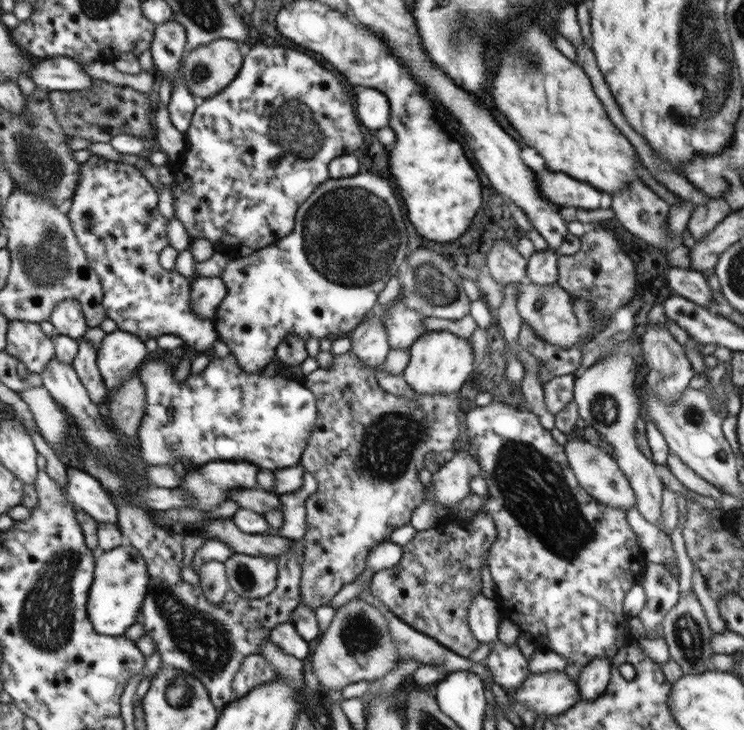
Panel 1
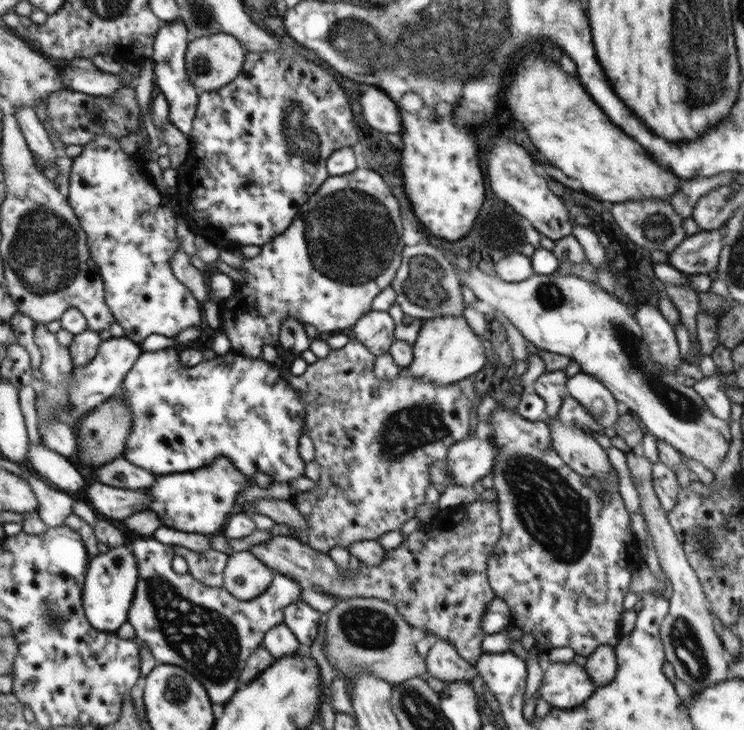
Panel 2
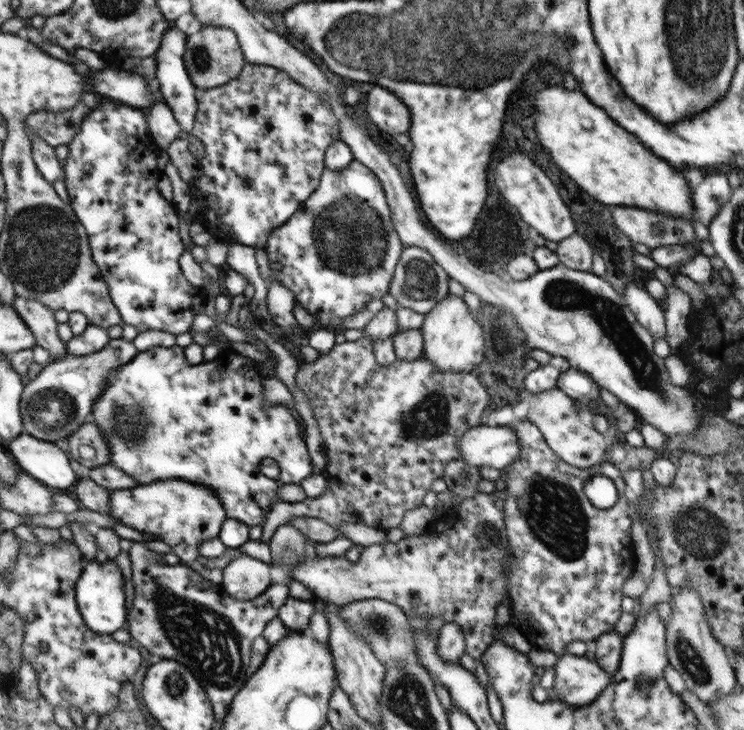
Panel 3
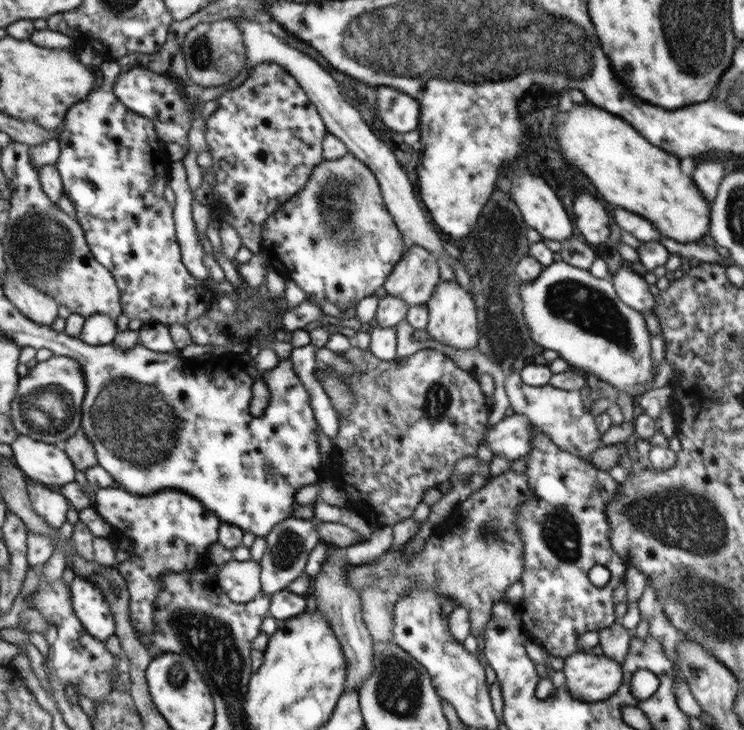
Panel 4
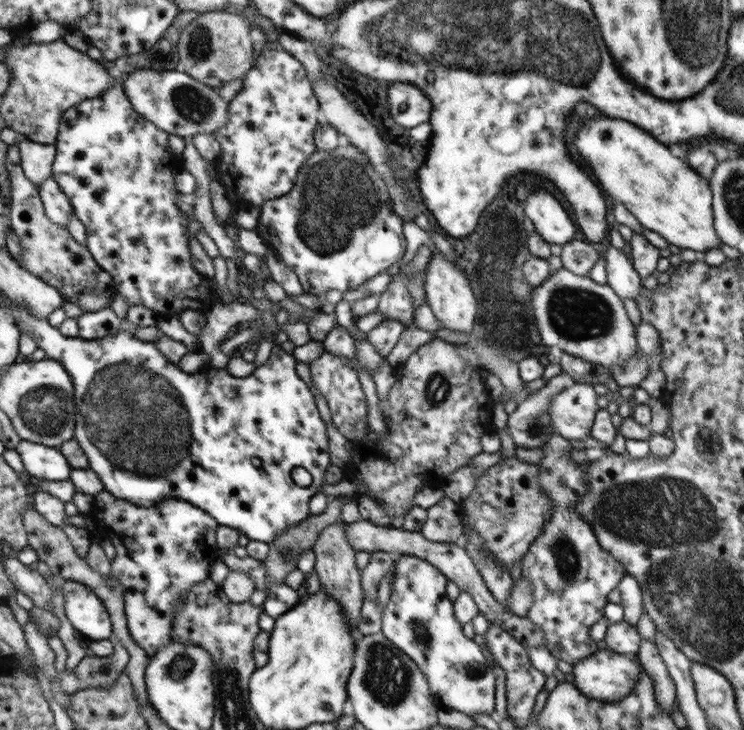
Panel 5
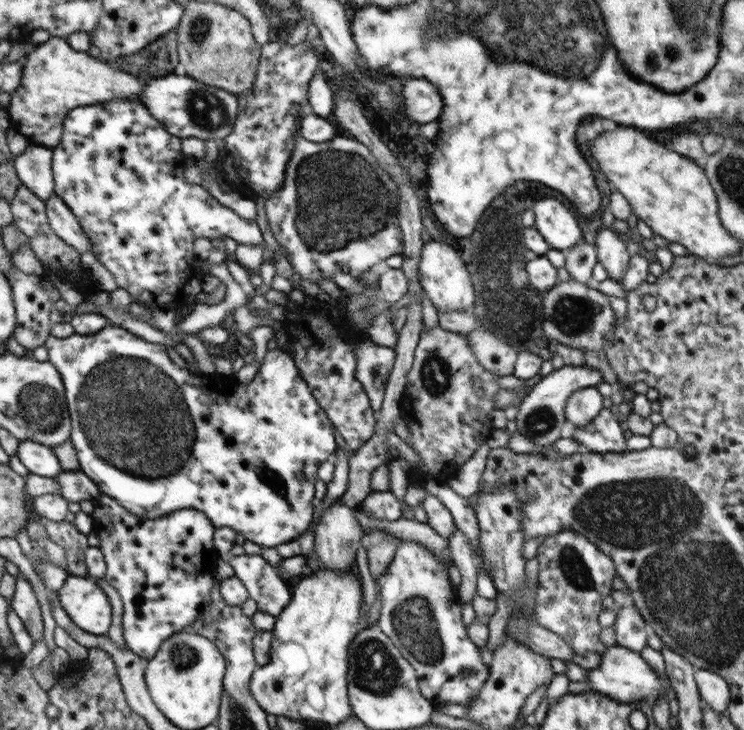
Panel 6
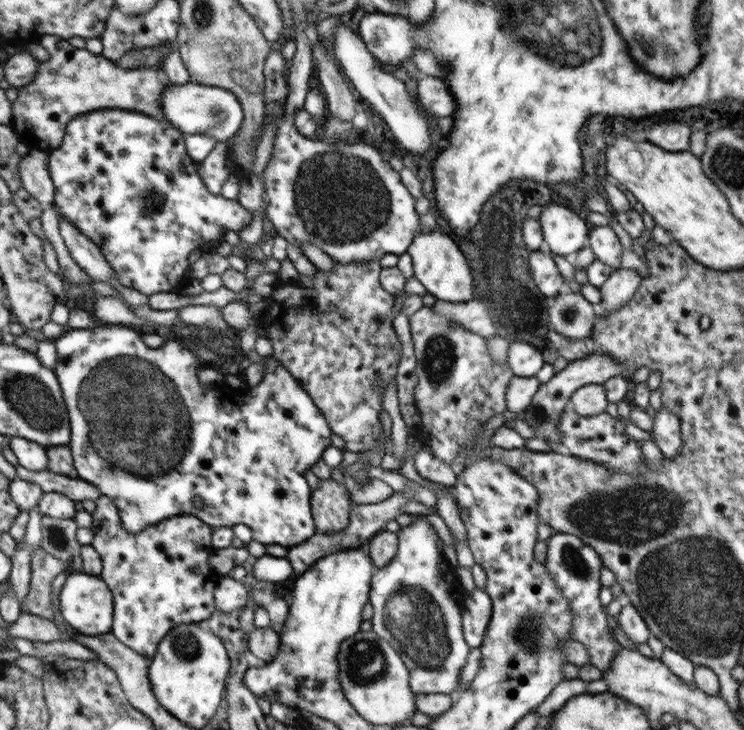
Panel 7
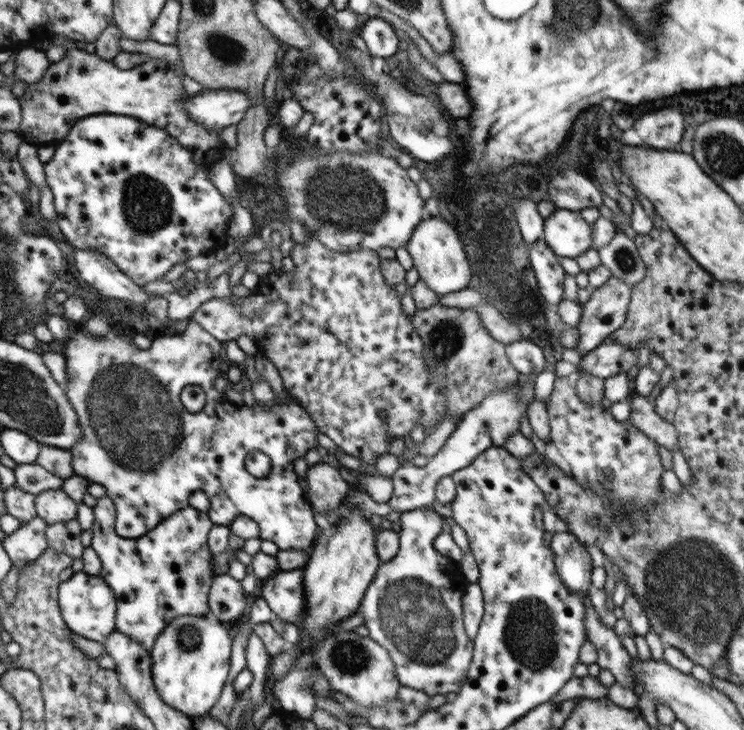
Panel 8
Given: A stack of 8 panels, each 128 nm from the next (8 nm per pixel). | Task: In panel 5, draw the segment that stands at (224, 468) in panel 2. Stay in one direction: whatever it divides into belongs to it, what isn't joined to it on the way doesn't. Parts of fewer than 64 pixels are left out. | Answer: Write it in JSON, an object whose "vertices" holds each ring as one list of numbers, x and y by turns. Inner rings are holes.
{"vertices":[[106,489,94,495,93,508,94,512,98,512,100,526,104,529,103,536,108,536,115,546,116,557,111,562,110,575,120,580,123,586,128,630,140,649,153,657,159,651,162,640,171,636,175,612,181,607,183,596,208,576,204,556,208,556,206,552,217,543,218,521,204,509,196,508,196,505,184,500,164,500,152,508,142,508,126,500,118,500]]}

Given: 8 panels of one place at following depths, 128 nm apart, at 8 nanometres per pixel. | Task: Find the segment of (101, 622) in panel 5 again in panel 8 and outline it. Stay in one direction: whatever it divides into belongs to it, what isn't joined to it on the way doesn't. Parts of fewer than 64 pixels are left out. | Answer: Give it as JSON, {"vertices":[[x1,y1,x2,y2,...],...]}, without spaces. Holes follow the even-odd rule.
{"vertices":[[84,571,74,574,64,581,64,588,60,588,60,608,64,608,64,620,67,627,76,634,104,643,108,635,116,631,115,620,118,618,118,598,111,589,111,585,99,575,89,575]]}

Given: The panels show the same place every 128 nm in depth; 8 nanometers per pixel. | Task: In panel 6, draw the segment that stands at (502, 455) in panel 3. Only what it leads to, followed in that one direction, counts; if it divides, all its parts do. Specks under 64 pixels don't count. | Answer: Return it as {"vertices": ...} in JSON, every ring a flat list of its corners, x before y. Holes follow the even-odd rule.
{"vertices":[[566,366,554,370,548,376,543,377,531,391,526,395,518,408,518,416,515,418,518,425,518,434,528,438,528,440,542,446,552,445,561,438,561,430,566,422,564,408,570,394,576,390,587,387,594,387,596,384,604,382,602,373,590,369,590,366]]}

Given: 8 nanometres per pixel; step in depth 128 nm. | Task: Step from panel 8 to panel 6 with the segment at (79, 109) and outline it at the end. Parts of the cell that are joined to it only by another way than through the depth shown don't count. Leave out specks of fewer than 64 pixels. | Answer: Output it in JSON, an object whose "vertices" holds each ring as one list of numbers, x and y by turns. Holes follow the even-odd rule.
{"vertices":[[51,36,48,41,35,45,26,54,23,63,23,78,14,90,6,107,12,129,25,136,30,144,58,147,62,142,63,120,76,107,92,106,114,99,138,99,146,80,132,73,116,70,106,62,100,62,86,51,76,52,66,39]]}

